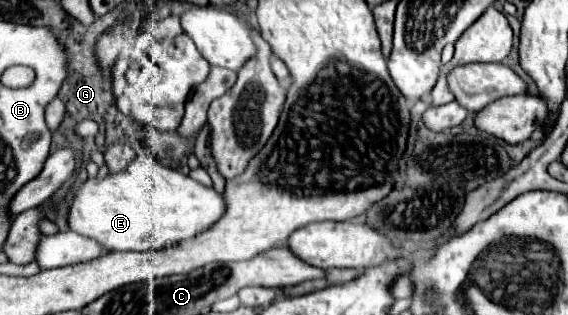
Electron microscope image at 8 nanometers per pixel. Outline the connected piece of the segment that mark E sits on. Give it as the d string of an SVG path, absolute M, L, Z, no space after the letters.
M145 155L135 157L135 161L117 175L101 179L87 179L69 209L69 227L75 233L97 239L109 251L151 251L151 249L167 249L169 245L179 245L181 241L193 239L215 225L227 211L225 197L219 195L213 187L205 187L183 175L175 169L163 167L157 161L151 161Z

